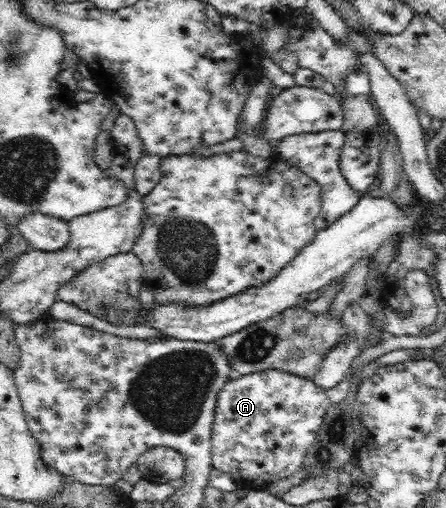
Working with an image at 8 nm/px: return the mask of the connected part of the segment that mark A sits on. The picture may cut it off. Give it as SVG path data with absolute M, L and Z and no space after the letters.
M278 369L234 375L226 381L216 399L210 437L212 465L221 472L223 483L250 490L266 489L267 485L284 481L296 470L303 469L306 454L316 441L327 409L332 405L325 390L313 379Z

